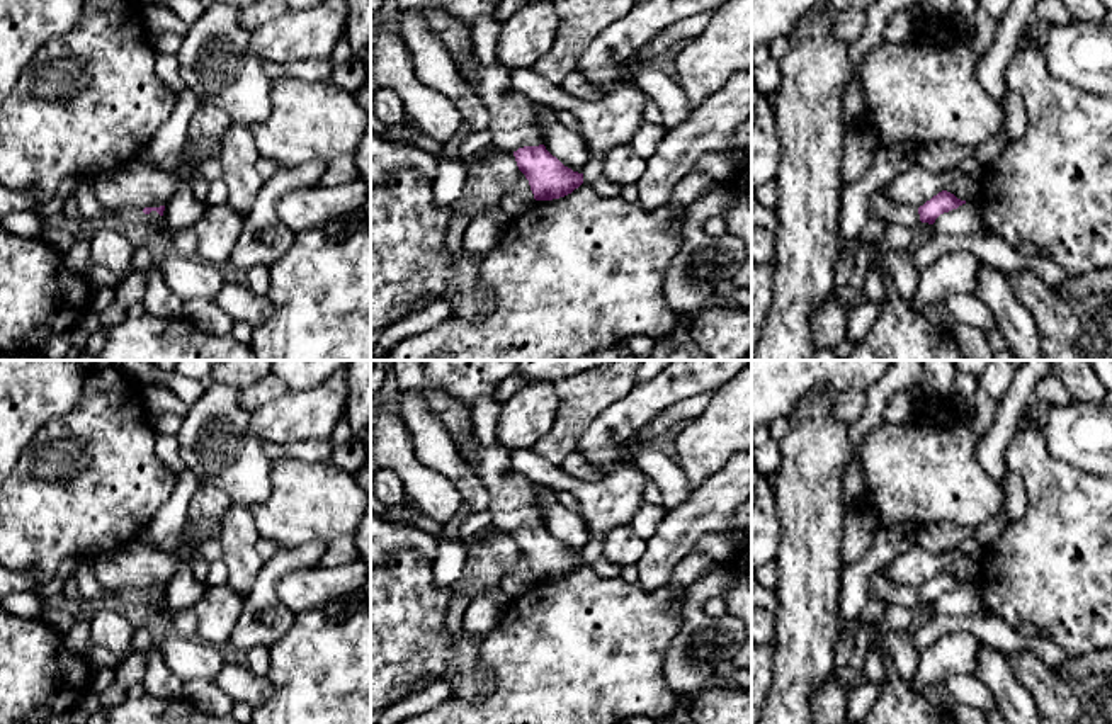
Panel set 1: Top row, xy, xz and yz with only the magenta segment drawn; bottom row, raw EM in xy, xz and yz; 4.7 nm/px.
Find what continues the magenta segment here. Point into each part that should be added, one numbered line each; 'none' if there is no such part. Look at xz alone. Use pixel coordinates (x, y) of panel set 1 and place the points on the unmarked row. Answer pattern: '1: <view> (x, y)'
1: xz (512, 497)

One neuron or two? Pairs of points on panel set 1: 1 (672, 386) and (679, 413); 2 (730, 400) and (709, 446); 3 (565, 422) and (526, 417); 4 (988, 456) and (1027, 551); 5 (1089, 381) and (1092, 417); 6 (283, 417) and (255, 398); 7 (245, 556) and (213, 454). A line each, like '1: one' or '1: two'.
1: two
2: one
3: two
4: two
5: two
6: two
7: one

